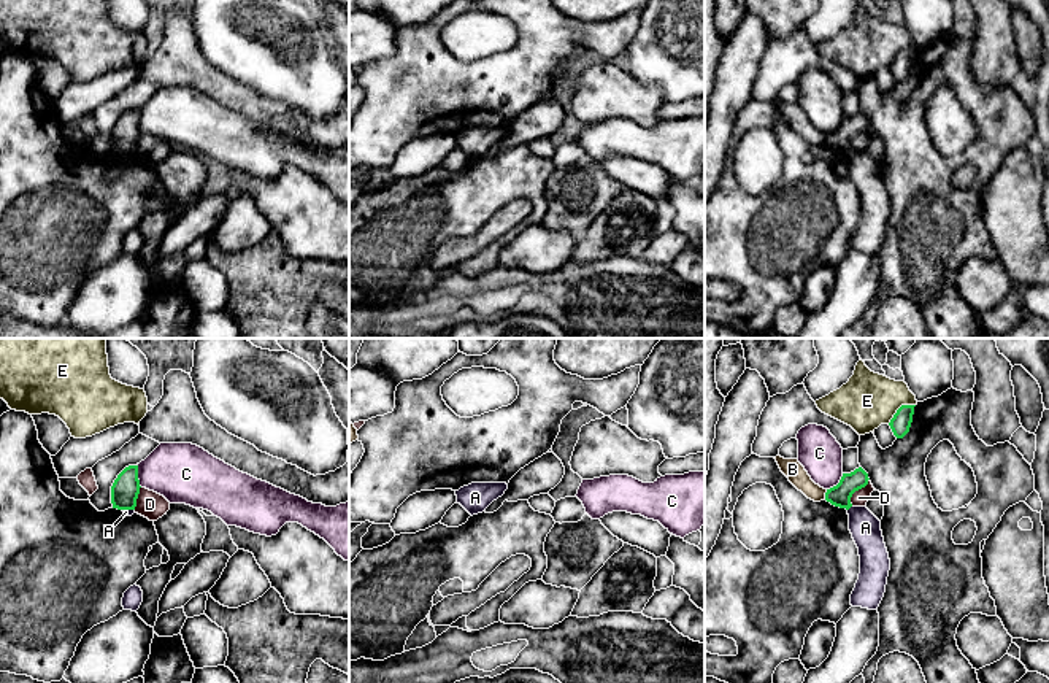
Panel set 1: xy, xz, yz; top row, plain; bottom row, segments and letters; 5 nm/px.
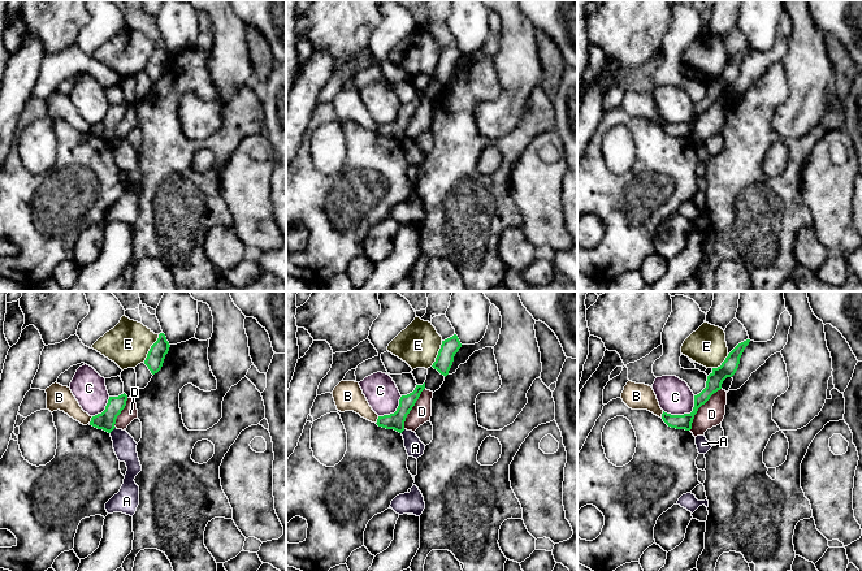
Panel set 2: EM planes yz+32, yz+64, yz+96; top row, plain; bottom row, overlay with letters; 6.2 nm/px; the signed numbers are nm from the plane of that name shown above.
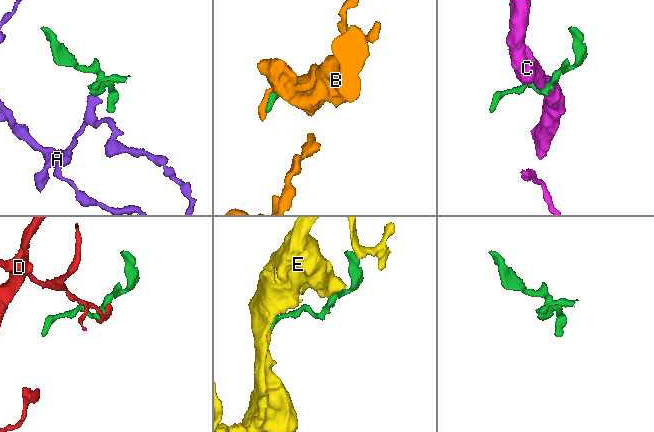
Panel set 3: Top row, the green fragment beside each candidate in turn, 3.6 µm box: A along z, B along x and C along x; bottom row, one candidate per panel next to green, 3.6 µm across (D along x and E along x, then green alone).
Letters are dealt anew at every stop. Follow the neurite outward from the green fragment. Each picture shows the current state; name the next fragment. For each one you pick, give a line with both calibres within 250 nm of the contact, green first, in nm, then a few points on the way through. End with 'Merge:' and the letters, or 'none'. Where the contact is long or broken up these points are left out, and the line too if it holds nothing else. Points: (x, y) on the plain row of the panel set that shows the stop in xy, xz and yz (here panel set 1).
Merge: none

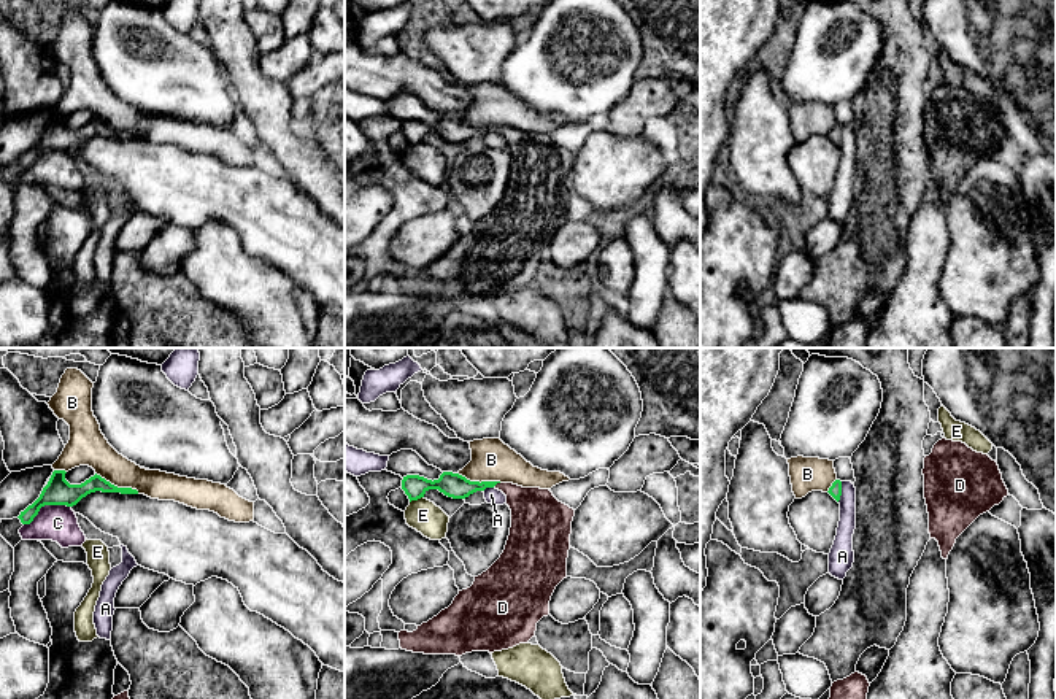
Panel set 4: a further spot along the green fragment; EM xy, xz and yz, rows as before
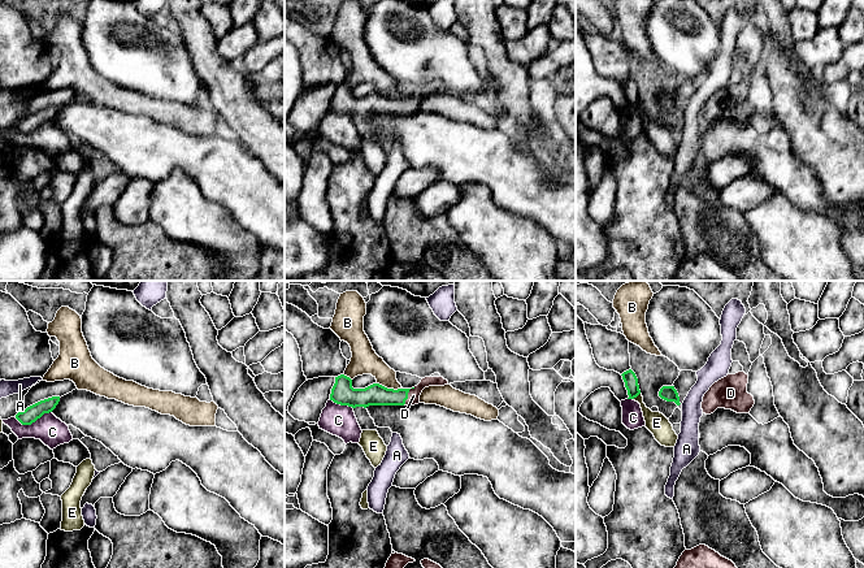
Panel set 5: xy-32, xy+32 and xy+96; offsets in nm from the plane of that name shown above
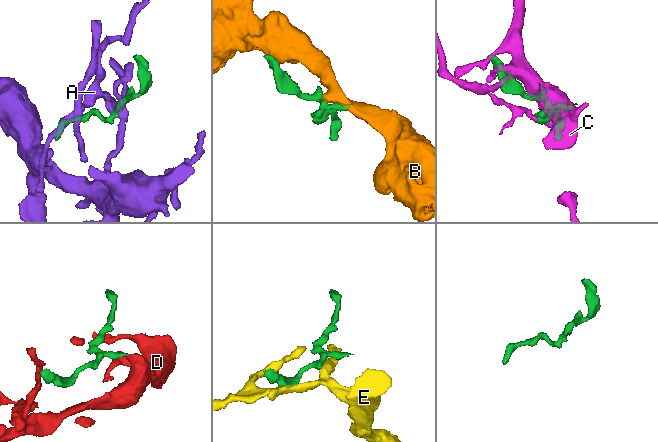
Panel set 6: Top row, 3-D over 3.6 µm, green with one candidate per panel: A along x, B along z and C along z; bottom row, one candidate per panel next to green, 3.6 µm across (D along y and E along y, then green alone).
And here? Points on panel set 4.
D: Thickness 130 nm (green) against 240 nm. Path across: xz (453, 129), (481, 131), (496, 127), (510, 134), (535, 156)
Merge: D

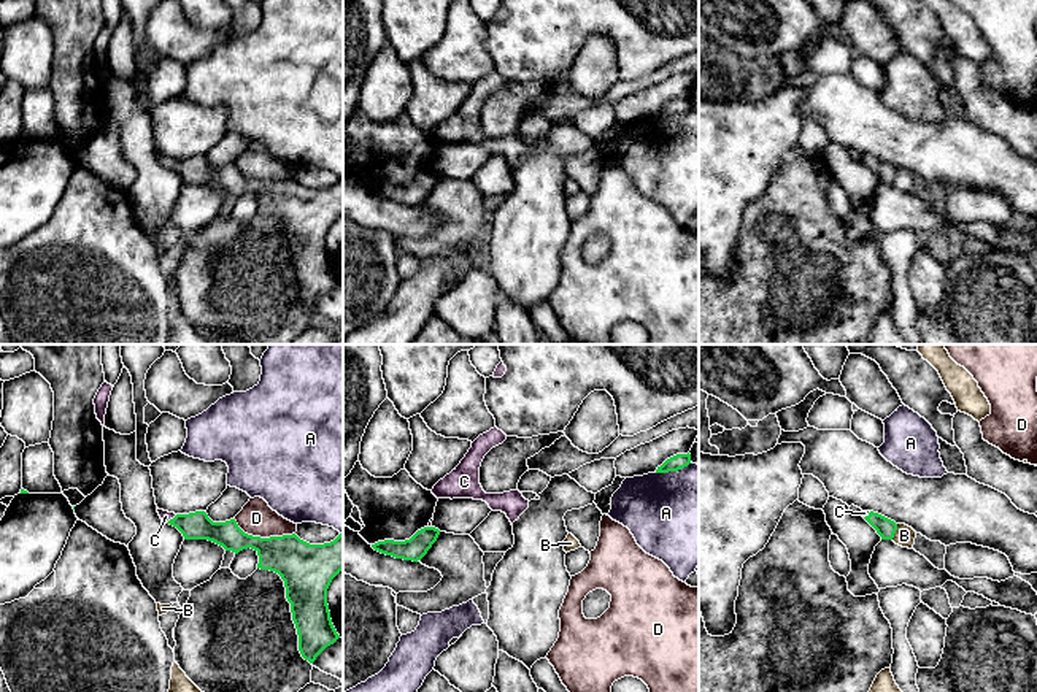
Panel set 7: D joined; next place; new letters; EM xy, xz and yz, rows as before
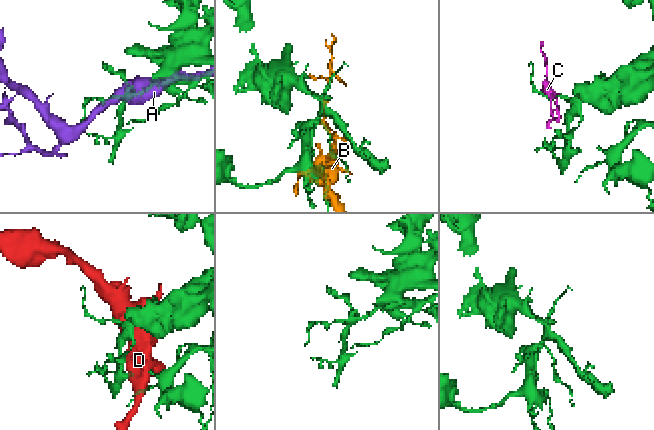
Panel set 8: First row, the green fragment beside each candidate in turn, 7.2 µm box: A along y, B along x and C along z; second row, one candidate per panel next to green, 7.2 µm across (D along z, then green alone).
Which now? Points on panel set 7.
C: Thickness 140 nm (green) against 60 nm. Path across: xy (196, 170), (173, 162), (165, 161)
Merge: C

